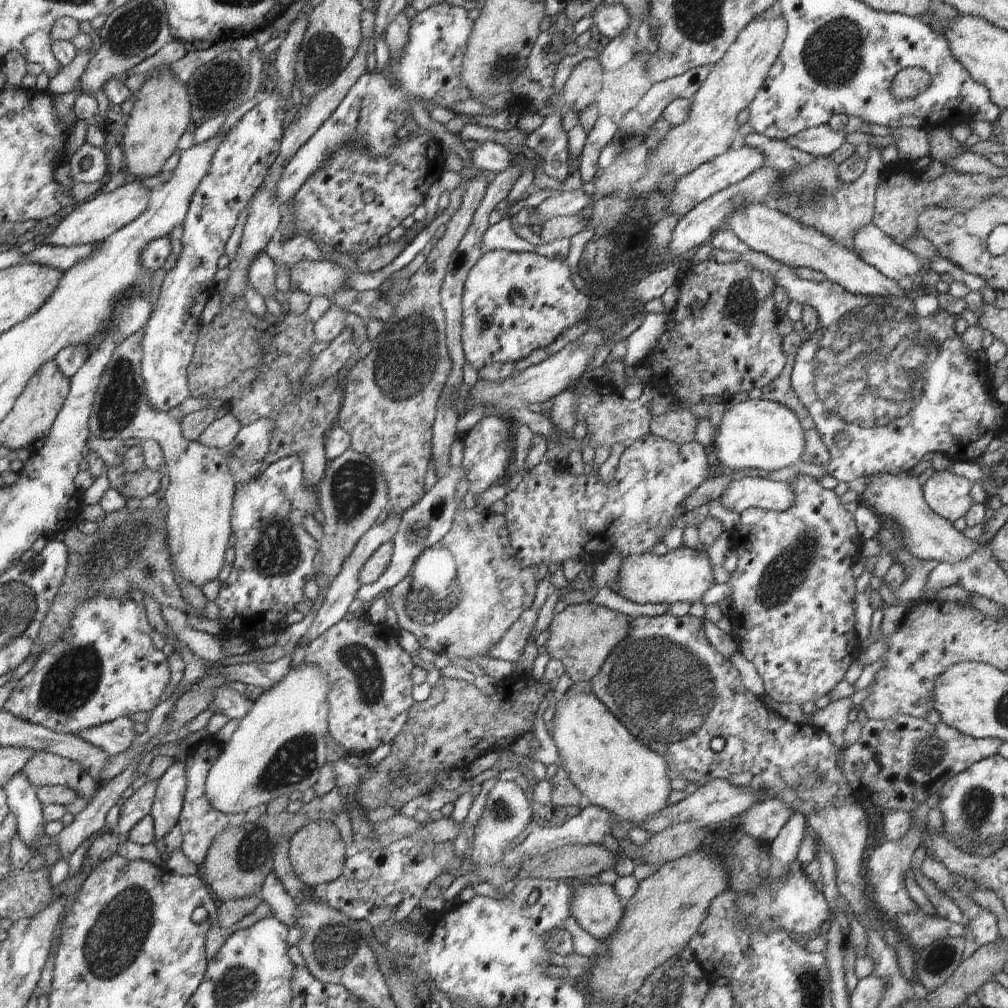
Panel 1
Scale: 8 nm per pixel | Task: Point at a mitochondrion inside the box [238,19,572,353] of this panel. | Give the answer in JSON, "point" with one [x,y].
{"point":[322,57]}

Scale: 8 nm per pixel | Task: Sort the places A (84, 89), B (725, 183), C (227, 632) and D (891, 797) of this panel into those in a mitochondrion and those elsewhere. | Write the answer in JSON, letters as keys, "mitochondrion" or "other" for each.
{"A":"other","B":"other","C":"other","D":"other"}

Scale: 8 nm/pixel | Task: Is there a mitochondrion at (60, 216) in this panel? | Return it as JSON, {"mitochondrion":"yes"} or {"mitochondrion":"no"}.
{"mitochondrion":"no"}

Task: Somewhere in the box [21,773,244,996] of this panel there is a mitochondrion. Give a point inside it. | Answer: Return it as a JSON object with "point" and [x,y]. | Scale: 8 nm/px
{"point":[119,932]}

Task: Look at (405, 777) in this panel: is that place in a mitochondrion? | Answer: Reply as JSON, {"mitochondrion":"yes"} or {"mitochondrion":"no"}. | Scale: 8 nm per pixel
{"mitochondrion":"yes"}

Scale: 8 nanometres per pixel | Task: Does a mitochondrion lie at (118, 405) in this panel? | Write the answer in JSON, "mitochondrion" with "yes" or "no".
{"mitochondrion":"yes"}

